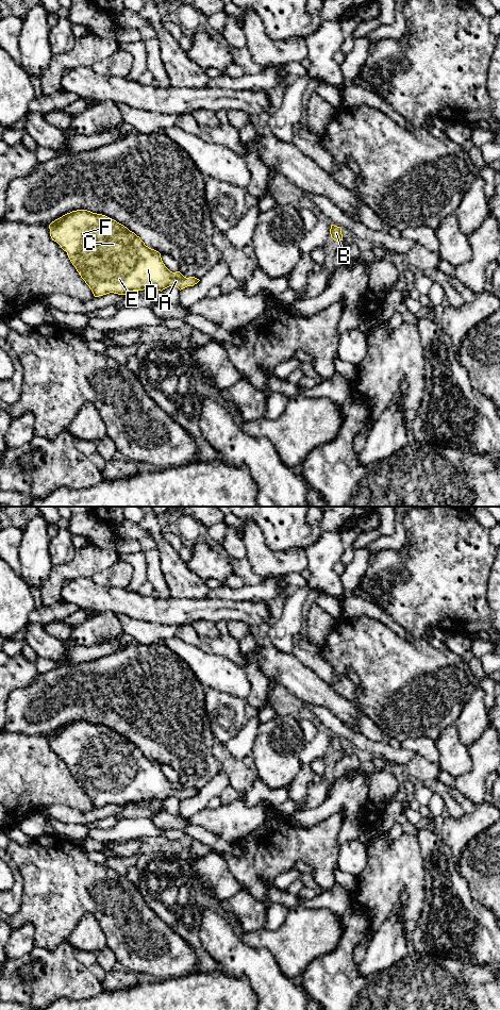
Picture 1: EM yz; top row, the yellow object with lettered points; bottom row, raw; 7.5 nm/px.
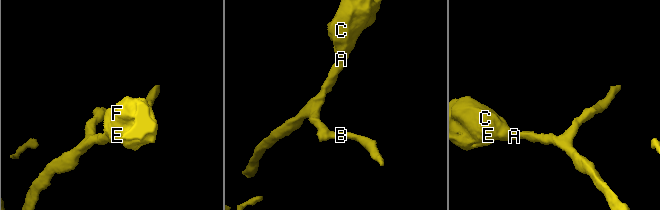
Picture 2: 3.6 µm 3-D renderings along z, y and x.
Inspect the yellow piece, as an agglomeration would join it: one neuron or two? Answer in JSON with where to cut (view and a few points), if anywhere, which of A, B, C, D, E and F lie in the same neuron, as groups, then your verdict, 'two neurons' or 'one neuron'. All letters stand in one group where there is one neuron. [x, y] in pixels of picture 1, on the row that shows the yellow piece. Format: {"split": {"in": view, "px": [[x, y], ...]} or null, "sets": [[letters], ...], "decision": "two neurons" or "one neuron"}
{"split": null, "sets": [["A", "B", "C", "D", "E", "F"]], "decision": "one neuron"}

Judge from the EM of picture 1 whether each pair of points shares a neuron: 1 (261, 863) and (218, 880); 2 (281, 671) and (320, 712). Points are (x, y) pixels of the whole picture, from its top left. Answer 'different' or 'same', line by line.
1: different
2: different

